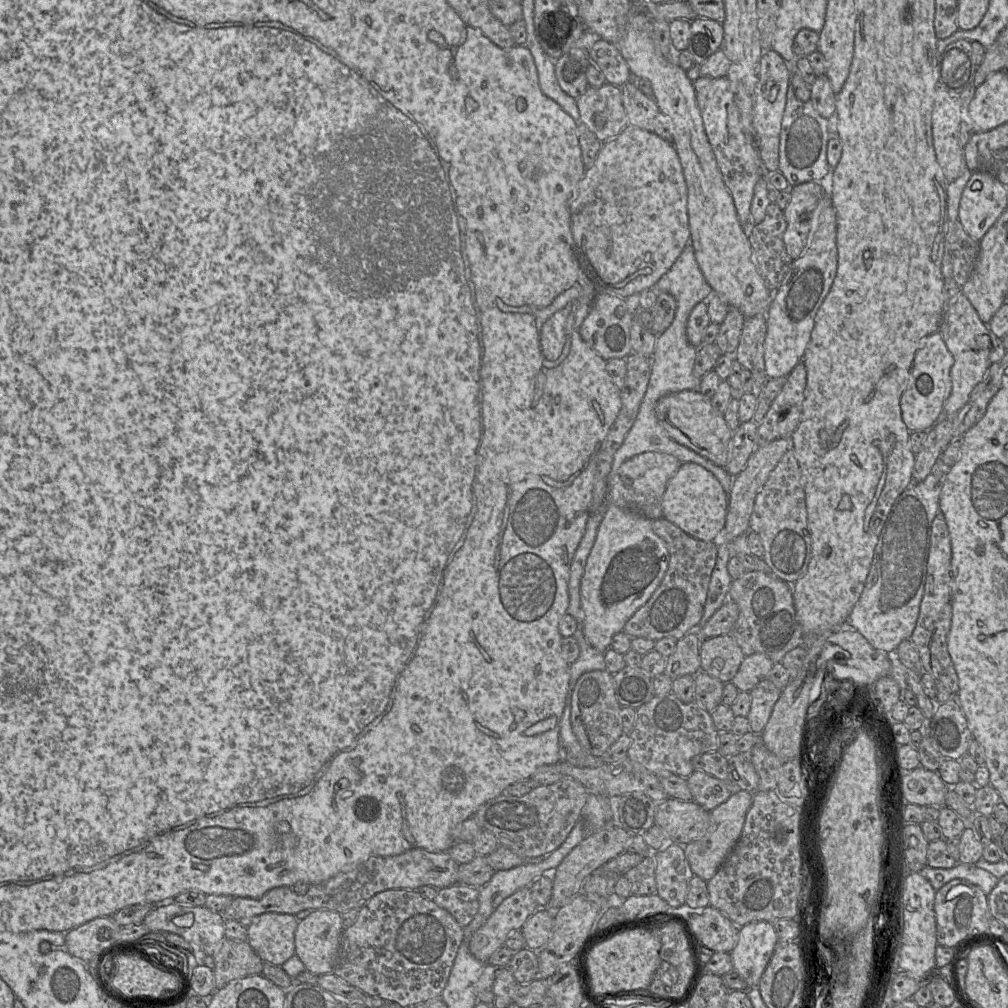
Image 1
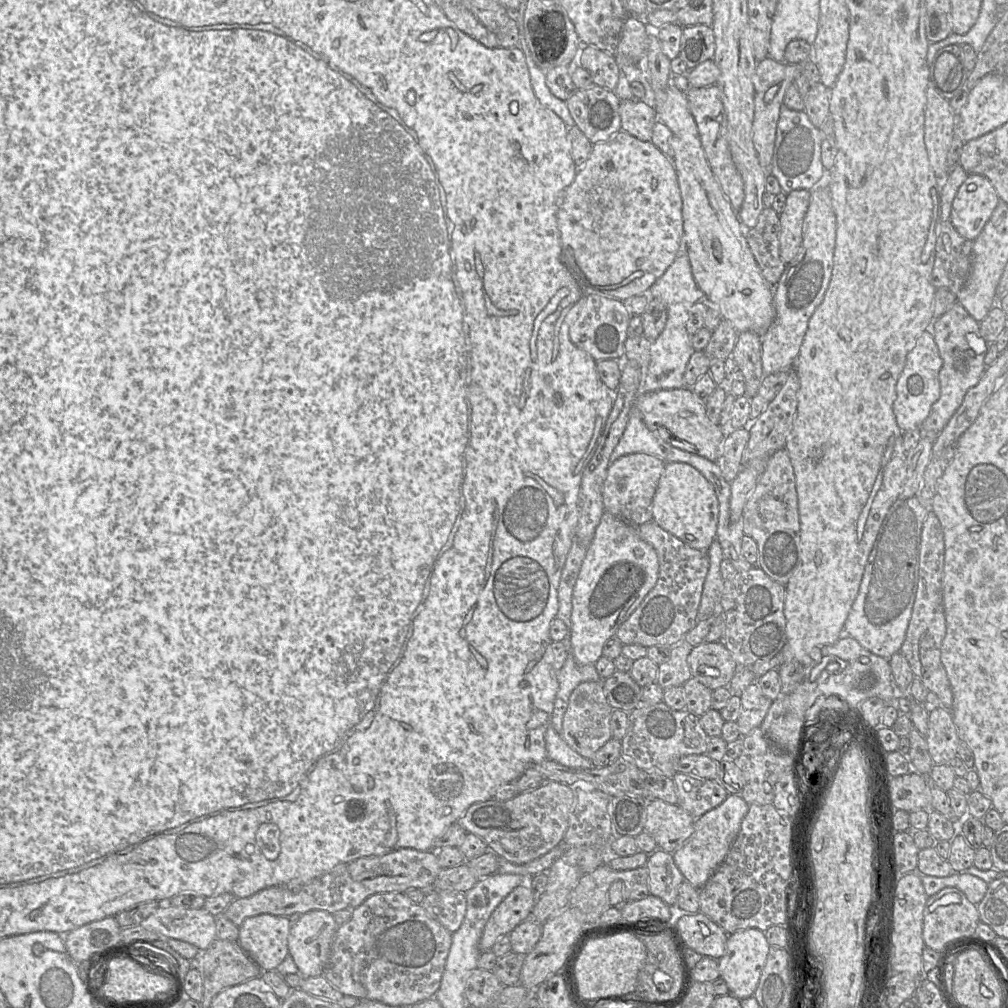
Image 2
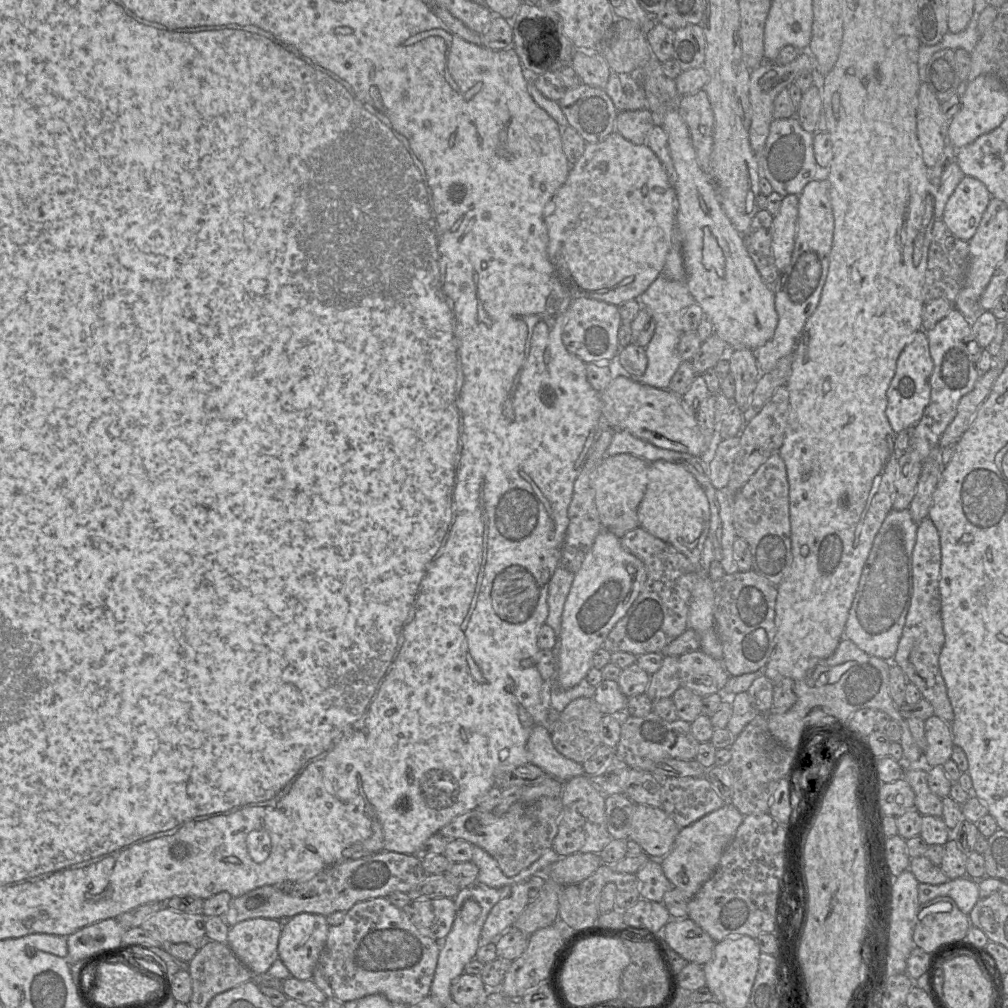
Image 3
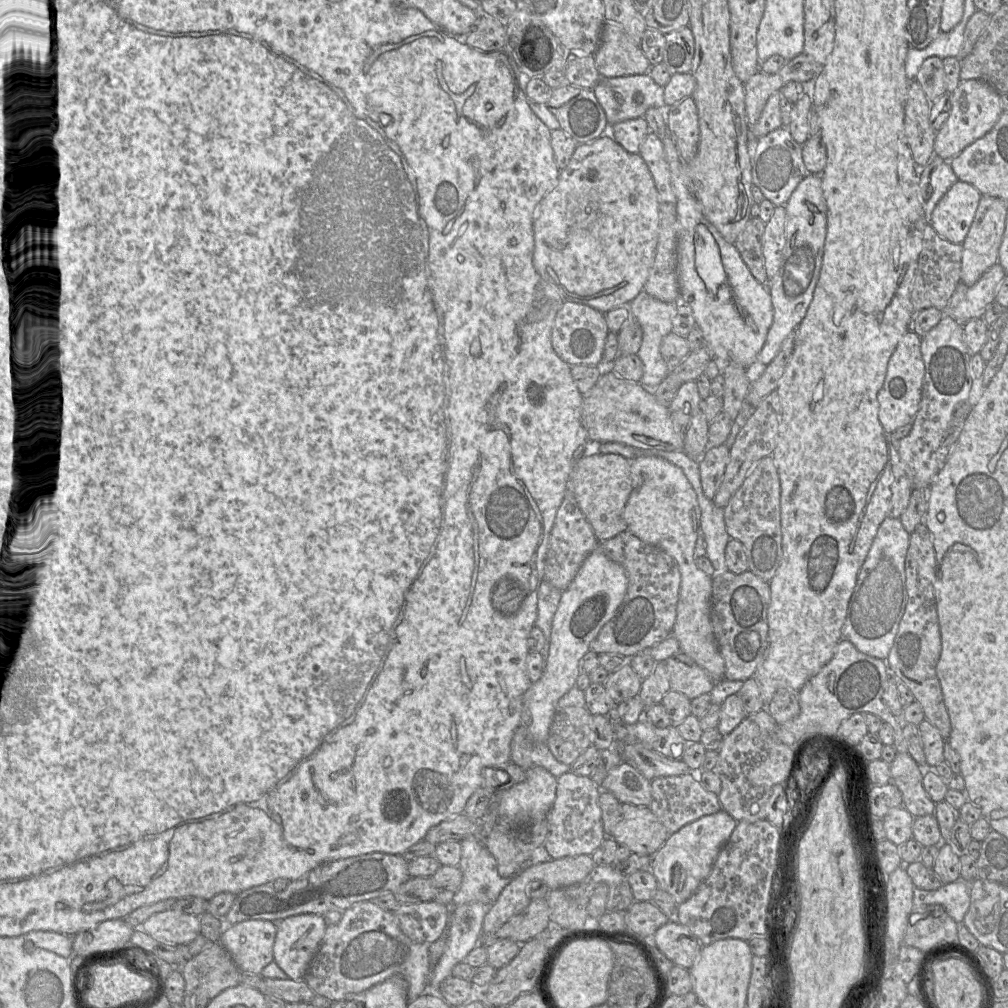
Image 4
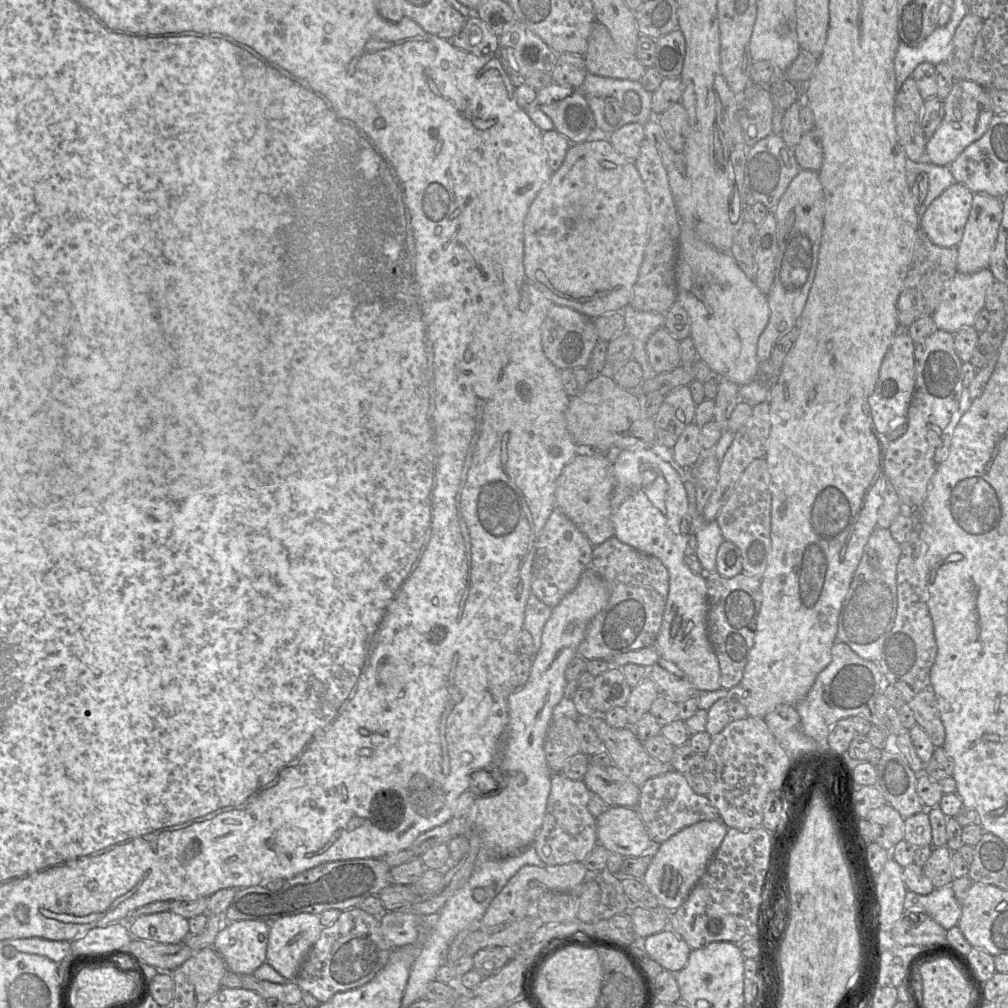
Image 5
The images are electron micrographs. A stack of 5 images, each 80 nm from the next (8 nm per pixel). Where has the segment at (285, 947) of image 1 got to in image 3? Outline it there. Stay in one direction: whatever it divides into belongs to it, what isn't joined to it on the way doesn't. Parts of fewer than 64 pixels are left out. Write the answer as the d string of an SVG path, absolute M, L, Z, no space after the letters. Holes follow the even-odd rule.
M267 918L241 921L230 927L226 943L253 974L267 973L279 958L282 924L280 920Z

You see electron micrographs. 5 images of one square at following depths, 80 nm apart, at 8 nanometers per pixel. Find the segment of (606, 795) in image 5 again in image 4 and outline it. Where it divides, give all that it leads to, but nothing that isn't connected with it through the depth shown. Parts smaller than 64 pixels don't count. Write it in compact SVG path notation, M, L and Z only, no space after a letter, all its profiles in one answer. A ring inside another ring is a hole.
M624 761L608 772L600 789L612 793L622 804L648 807L652 800L651 780Z

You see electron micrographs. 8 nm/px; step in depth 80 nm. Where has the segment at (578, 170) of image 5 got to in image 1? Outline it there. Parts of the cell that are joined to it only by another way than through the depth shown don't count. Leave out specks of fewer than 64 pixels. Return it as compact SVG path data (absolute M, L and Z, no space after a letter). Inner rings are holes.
M628 125L614 138L603 142L594 163L586 168L578 183L576 192L569 205L571 233L574 245L582 264L599 293L617 295L624 299L655 287L659 279L667 273L685 247L690 242L690 229L687 212L687 186L677 152L672 144L652 131Z

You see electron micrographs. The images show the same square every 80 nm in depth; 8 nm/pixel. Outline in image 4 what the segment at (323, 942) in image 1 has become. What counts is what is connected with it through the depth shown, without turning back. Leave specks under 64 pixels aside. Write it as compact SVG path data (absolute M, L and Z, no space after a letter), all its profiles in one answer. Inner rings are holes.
M315 914L290 916L277 923L273 946L276 964L292 980L302 980L325 934L324 917Z

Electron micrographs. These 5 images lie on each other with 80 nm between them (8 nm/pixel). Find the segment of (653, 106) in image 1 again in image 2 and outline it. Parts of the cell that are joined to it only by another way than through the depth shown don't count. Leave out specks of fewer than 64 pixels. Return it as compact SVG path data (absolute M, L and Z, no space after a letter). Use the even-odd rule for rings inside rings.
M625 100L620 104L621 130L641 141L650 141L658 116L654 107L638 100Z

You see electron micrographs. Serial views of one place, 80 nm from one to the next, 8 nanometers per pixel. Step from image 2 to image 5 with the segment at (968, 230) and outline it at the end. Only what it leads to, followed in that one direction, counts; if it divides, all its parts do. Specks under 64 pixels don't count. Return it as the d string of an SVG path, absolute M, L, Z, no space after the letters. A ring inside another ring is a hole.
M954 182L920 216L920 227L929 239L942 247L957 247L972 208L974 193Z

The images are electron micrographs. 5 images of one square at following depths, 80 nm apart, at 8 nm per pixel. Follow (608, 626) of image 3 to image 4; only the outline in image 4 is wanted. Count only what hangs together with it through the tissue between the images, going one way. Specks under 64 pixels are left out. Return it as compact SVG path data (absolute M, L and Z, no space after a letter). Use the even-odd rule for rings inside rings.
M598 542L598 547L595 550L593 550L589 554L589 556L585 559L582 566L580 567L579 572L577 573L575 578L572 580L569 587L565 591L563 591L563 593L562 593L562 597L560 599L558 608L557 608L556 613L553 618L551 634L550 634L550 638L548 640L548 646L547 646L546 652L545 652L546 665L545 665L544 672L543 672L540 679L538 679L536 682L533 682L531 684L531 686L525 692L525 694L523 695L523 698L522 698L522 705L523 705L523 724L522 725L526 725L528 727L530 737L533 741L535 741L537 743L546 743L553 718L555 716L555 713L557 712L556 705L557 705L558 700L563 695L565 695L571 688L575 687L576 680L580 674L579 661L588 651L590 651L590 644L597 637L597 635L599 634L602 627L607 622L612 620L615 617L615 615L617 614L617 612L618 612L619 608L621 607L623 600L625 598L627 587L628 587L628 578L627 578L625 569L620 564L609 559L604 554L604 552L599 548L599 542Z

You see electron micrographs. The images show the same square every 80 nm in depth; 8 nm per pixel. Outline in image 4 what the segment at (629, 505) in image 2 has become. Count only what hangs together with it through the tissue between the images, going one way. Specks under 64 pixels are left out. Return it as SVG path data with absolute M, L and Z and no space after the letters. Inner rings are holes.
M591 450L576 462L568 482L582 513L591 524L598 542L616 537L627 530L623 513L632 492L630 460L617 454Z

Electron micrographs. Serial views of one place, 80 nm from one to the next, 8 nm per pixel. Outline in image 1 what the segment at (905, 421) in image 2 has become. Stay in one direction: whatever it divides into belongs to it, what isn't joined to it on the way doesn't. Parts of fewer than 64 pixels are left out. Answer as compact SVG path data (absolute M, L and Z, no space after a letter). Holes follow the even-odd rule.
M939 332L928 336L917 349L900 399L902 419L910 432L928 431L943 416L944 404L952 390L950 370L953 364L954 358Z

